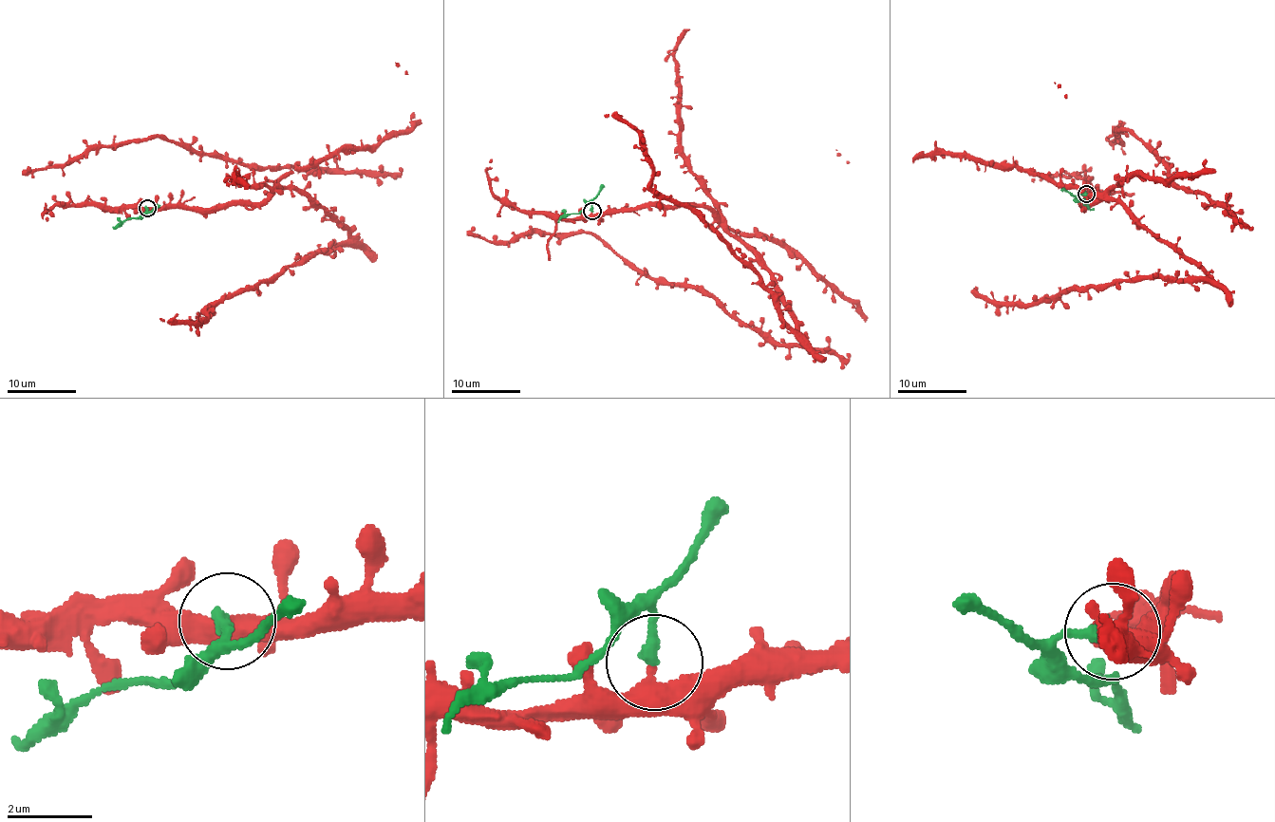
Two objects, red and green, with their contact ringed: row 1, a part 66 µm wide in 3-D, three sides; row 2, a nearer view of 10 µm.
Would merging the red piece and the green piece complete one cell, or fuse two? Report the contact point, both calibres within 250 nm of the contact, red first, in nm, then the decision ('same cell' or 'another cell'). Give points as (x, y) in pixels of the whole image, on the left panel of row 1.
at (147, 208); 360 nm thick on the red side, 320 nm on the other; another cell

